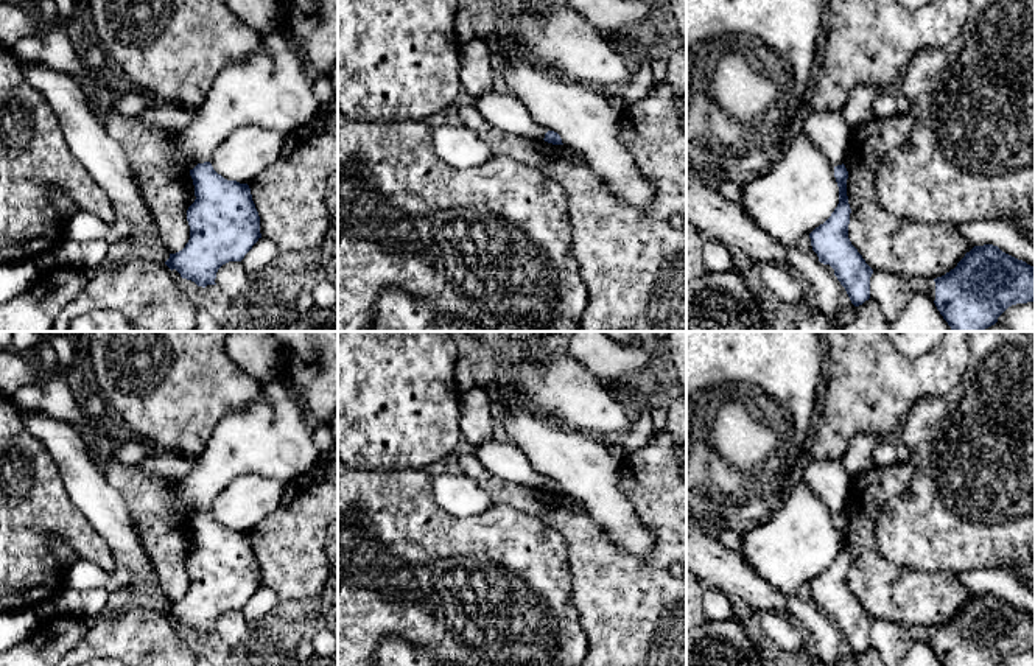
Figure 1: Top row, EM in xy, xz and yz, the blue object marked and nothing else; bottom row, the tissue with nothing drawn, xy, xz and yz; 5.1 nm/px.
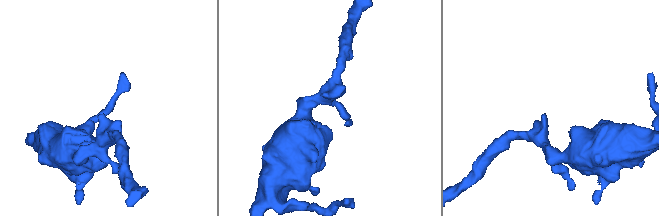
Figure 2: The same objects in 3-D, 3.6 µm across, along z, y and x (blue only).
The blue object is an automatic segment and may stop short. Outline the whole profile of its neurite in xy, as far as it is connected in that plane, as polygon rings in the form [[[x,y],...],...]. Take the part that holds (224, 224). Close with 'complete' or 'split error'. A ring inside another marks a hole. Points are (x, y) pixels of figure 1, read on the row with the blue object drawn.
[[[210,162],[190,170],[195,202],[187,210],[190,240],[165,265],[198,286],[216,285],[218,269],[241,261],[261,238],[260,216],[247,184],[227,181]]]; complete

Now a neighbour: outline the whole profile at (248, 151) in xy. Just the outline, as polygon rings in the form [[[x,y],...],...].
[[[261,126],[235,128],[215,149],[210,163],[227,181],[249,184],[282,156],[285,135]]]

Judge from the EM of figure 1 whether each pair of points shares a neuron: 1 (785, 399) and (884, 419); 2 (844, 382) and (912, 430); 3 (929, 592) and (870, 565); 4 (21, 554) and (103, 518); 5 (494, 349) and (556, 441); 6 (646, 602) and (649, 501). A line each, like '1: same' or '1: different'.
1: different
2: different
3: same
4: different
5: different
6: same

